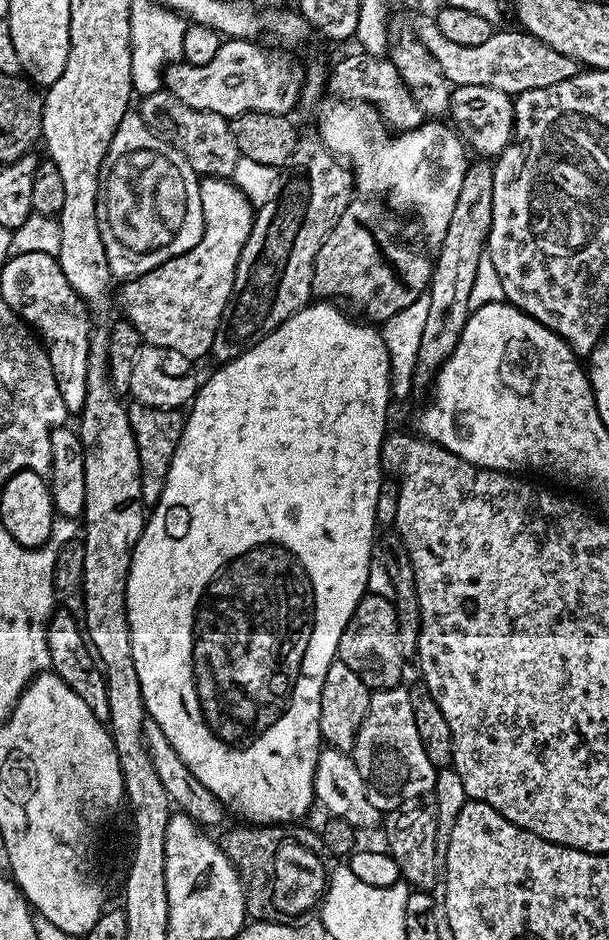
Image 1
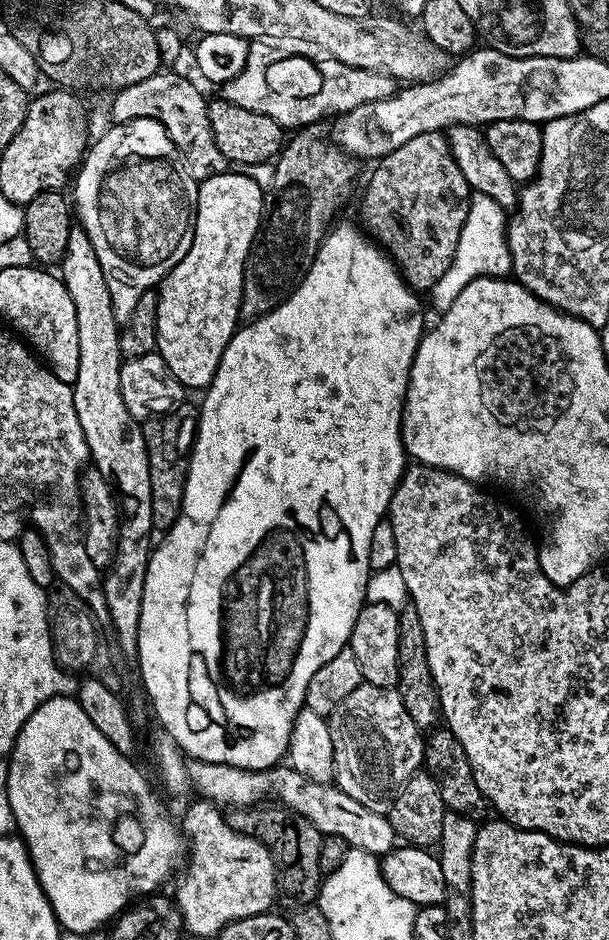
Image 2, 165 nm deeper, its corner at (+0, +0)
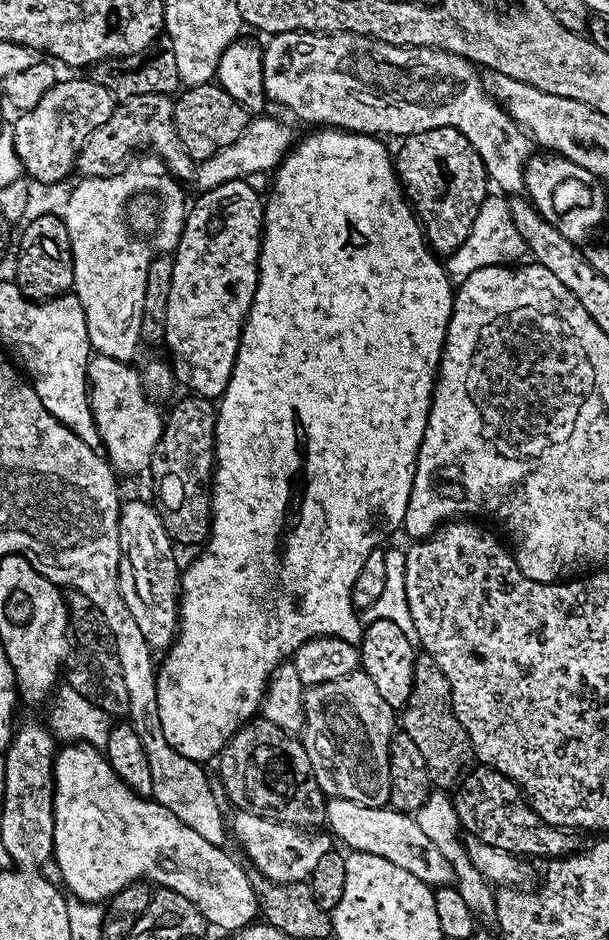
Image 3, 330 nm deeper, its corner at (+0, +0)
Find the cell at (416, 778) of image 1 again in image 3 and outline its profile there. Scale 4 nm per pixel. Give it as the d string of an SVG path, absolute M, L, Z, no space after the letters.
M363 670L346 674L342 678L334 678L334 682L322 682L311 685L304 693L304 727L302 729L302 743L306 754L313 766L320 764L320 732L324 735L324 764L332 771L317 771L315 778L320 785L321 793L328 794L333 788L335 795L341 800L358 802L362 806L383 808L390 801L390 770L388 766L388 747L392 741L392 733L397 727L398 720L394 717L394 710L387 704L374 687L374 682Z

